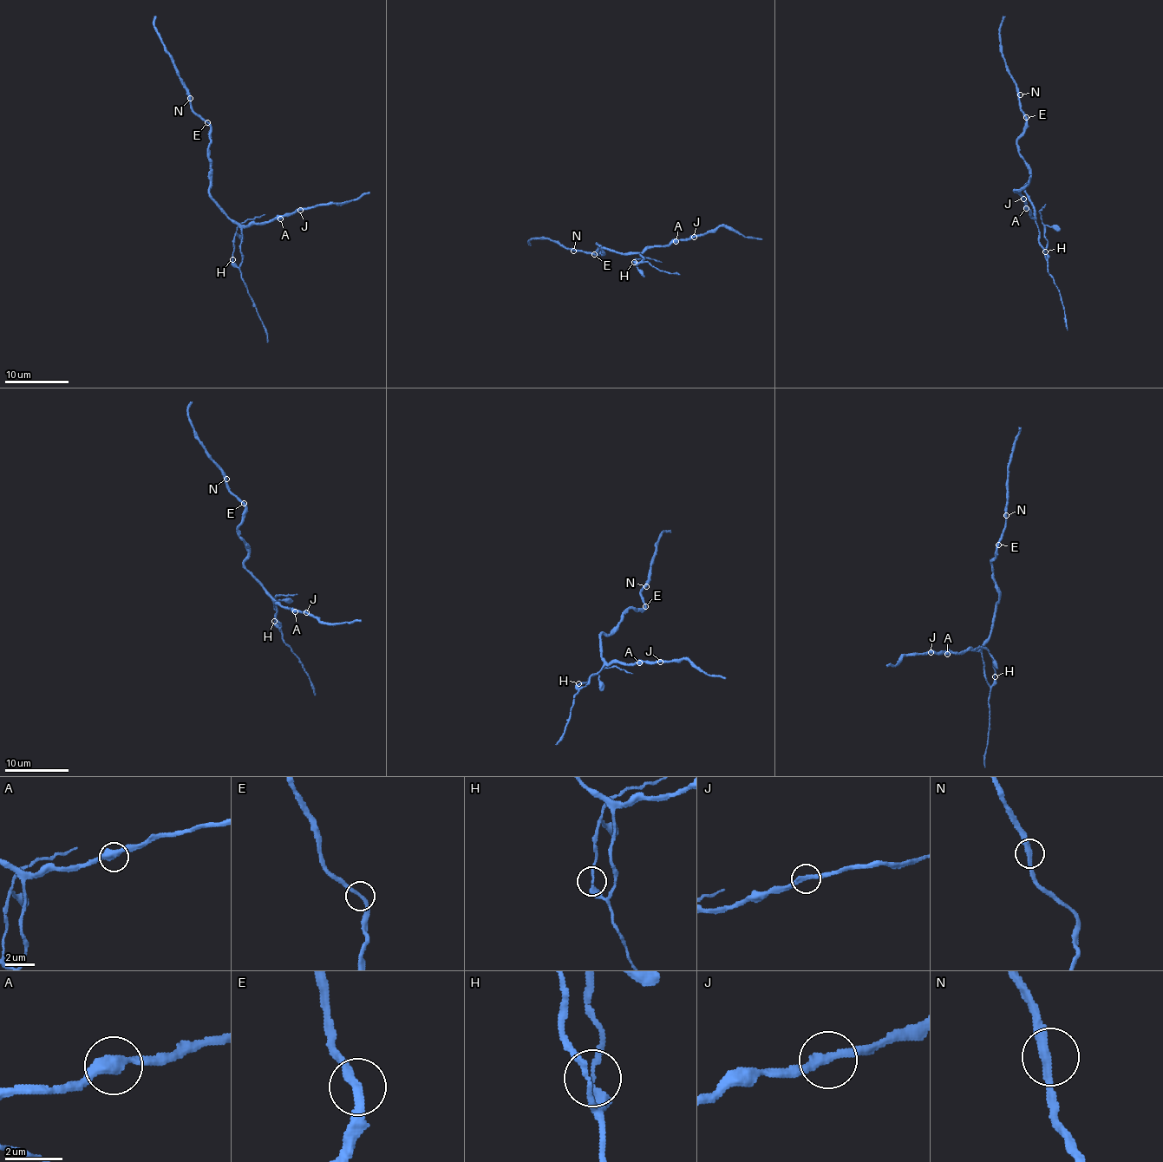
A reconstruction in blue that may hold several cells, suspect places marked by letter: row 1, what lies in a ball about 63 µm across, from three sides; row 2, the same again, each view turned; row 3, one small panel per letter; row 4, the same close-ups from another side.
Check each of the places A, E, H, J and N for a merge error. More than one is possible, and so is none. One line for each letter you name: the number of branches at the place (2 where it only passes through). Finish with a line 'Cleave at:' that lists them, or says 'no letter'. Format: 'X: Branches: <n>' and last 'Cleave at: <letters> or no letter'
H: Branches: 2
Cleave at: H

